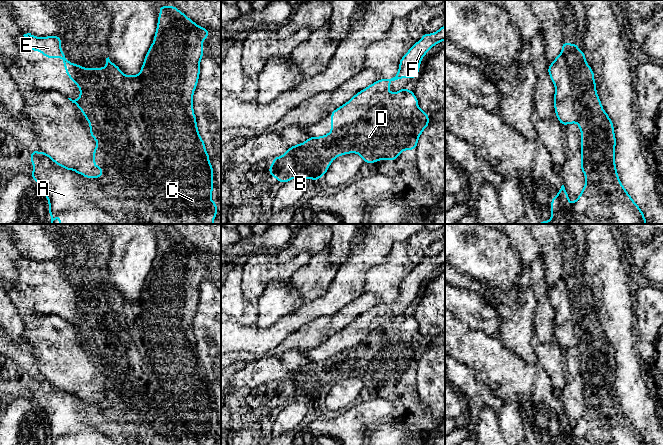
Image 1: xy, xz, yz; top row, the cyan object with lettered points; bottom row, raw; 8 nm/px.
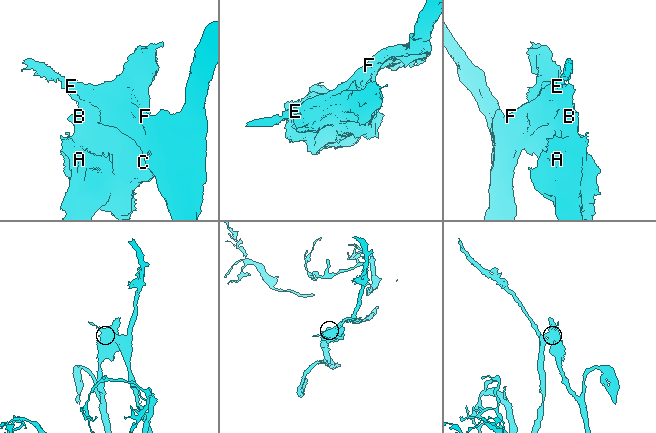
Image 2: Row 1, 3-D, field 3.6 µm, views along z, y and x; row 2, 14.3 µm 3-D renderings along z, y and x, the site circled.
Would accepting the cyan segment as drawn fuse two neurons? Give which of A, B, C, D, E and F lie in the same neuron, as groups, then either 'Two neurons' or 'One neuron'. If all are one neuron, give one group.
Groups: A B C D / E F. Two neurons

